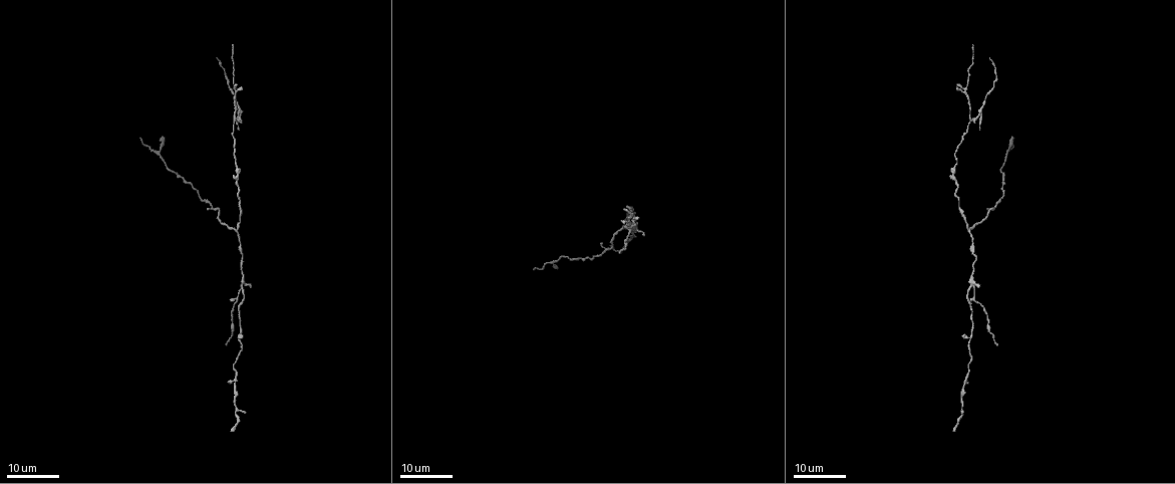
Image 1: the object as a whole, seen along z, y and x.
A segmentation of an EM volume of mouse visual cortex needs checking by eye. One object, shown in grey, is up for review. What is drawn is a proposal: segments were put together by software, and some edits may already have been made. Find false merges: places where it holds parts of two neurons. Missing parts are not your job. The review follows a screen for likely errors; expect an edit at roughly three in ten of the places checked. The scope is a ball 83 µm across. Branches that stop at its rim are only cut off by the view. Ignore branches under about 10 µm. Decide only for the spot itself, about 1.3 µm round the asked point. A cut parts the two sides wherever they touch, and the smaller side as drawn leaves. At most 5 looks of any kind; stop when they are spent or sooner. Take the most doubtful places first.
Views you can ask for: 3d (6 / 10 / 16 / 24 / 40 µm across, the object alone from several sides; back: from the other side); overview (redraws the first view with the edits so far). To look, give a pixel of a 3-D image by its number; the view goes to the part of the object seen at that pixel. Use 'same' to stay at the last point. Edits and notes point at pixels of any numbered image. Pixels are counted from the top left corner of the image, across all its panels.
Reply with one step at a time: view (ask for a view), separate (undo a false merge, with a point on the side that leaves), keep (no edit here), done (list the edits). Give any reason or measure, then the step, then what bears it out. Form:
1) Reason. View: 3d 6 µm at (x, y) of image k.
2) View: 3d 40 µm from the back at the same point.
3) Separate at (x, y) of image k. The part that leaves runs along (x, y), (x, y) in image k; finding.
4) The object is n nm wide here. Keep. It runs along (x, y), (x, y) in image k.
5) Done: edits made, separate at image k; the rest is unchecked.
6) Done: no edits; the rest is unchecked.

Small branch off a trunk. View: 3d 16 µm at (242, 284) of image 1.

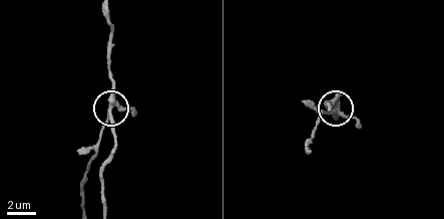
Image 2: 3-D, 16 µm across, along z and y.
View: 3d 6 µm at (111, 108) of image 2.

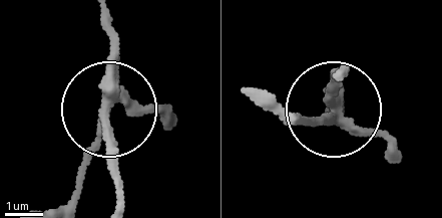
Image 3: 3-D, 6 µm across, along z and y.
Separate at (160, 105) of image 3. The part that leaves runs along (115, 87), (76, 199) in image 3; a second neuron is stuck on.

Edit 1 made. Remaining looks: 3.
Side arm on a straight run. View: 3d 24 µm at (969, 116) of image 1.

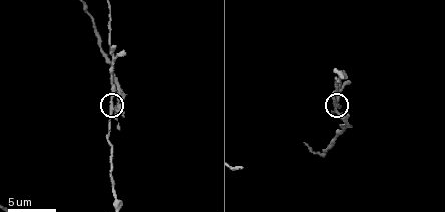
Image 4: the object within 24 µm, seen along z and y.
Zoom in. View: 3d 10 µm at (112, 107) of image 4.

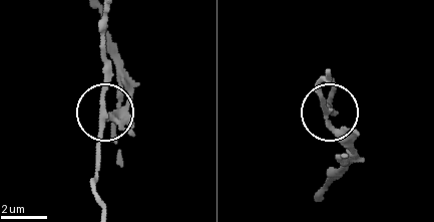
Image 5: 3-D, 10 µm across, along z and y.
Separate at (110, 124) of image 5. A second neuron is stuck on.

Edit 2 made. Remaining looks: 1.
Three arms meet. View: 3d 16 µm at (341, 78) of image 4.

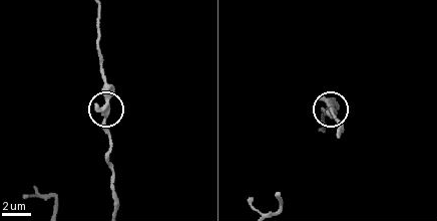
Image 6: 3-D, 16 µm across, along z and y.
3 arms meet here. Keep. It runs along (115, 204), (104, 122), (108, 85), (104, 76) in image 6; one neuron here.

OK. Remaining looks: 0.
Done: edits made, separate at image 3, separate at image 5; the rest is unchecked.

